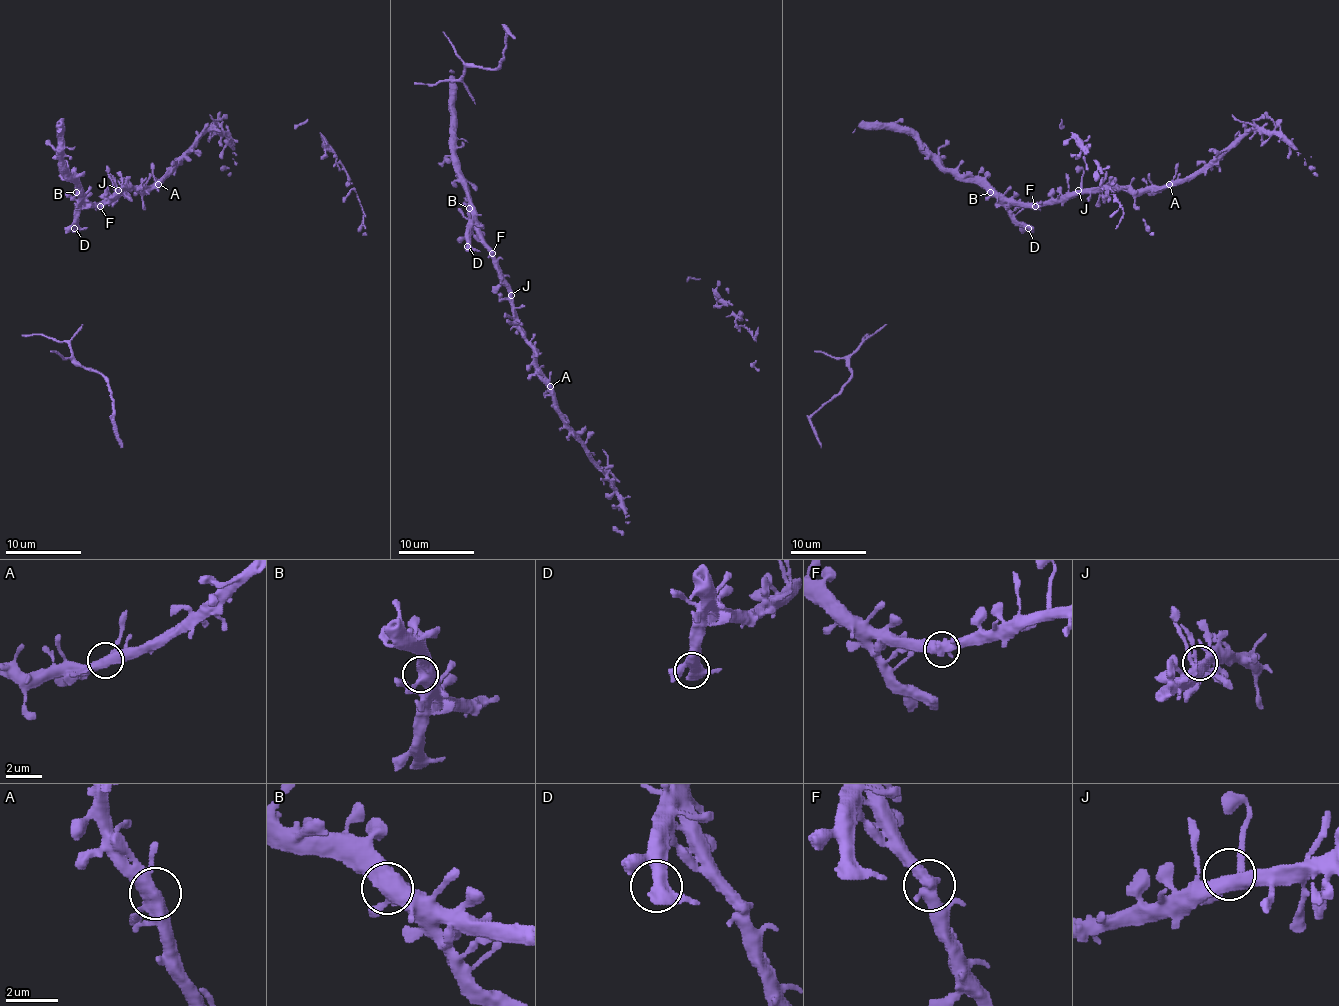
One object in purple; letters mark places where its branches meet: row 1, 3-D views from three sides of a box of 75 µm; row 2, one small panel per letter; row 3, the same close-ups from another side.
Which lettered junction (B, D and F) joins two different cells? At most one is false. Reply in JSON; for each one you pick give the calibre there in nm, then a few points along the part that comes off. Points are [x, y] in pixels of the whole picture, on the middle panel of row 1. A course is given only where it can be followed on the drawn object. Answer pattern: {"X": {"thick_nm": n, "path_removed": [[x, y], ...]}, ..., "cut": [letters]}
{"cut": []}

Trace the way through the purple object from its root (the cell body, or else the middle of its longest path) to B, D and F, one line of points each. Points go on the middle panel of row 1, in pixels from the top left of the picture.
B: (512, 297), (511, 288), (497, 267), (497, 259), (482, 236), (476, 215), (469, 208)
D: (512, 297), (511, 288), (497, 267), (497, 259), (469, 231), (467, 246)
F: (512, 297), (511, 288), (497, 267), (497, 259), (492, 253)

